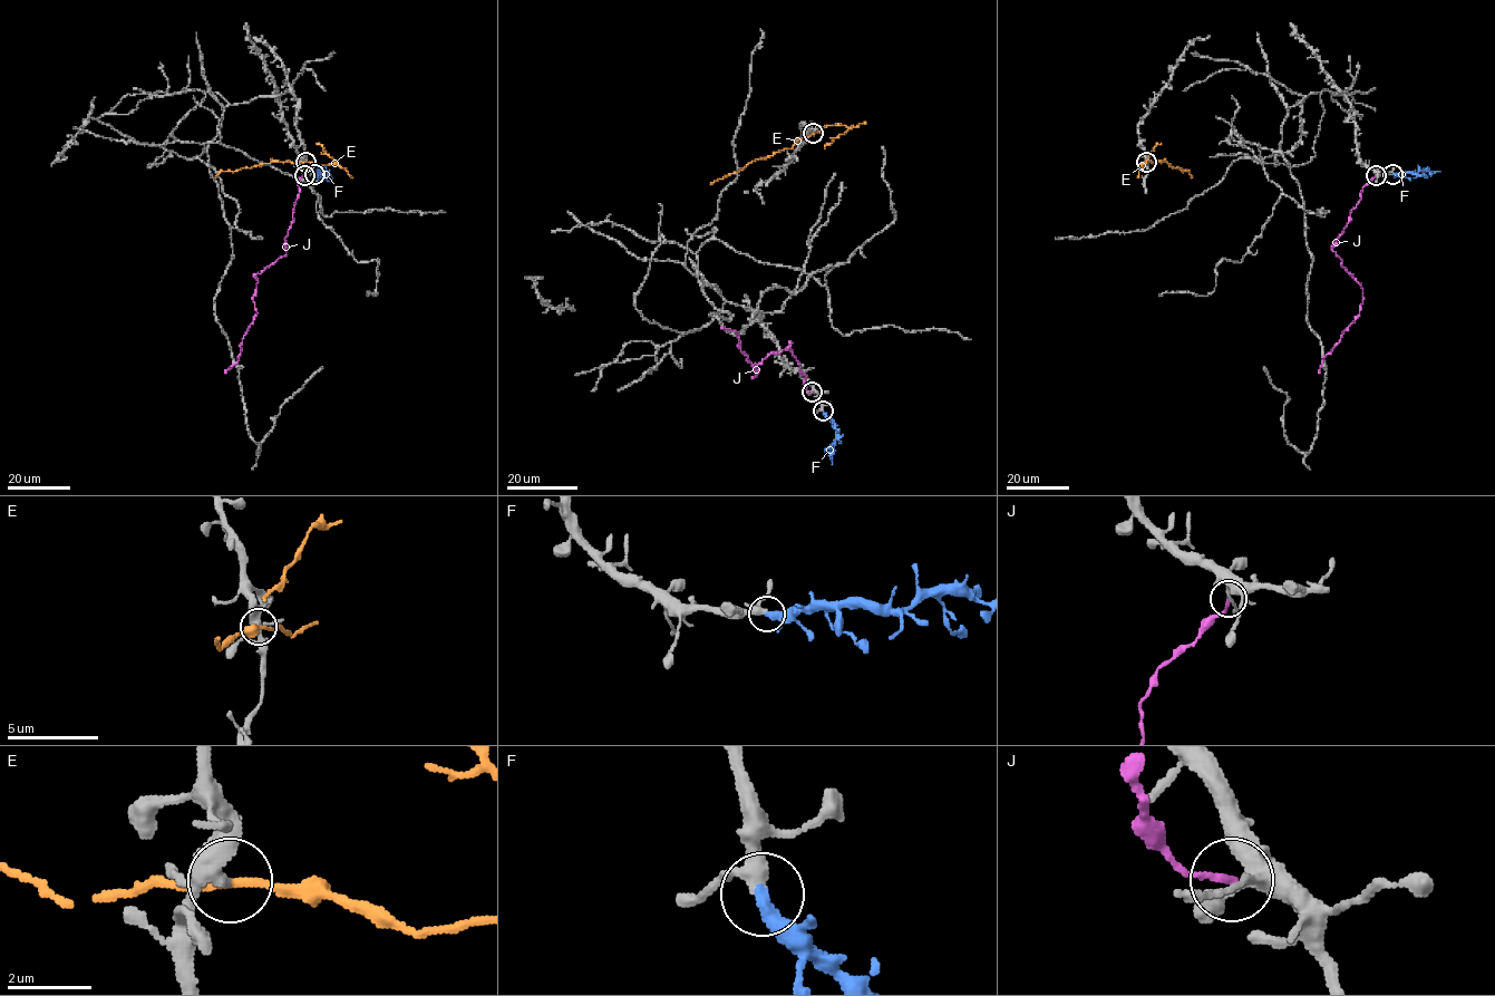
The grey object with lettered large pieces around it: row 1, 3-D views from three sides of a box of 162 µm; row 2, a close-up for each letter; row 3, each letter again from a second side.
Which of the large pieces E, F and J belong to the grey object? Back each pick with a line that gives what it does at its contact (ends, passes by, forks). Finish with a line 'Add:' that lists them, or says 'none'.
F: it ends there
Add: F

